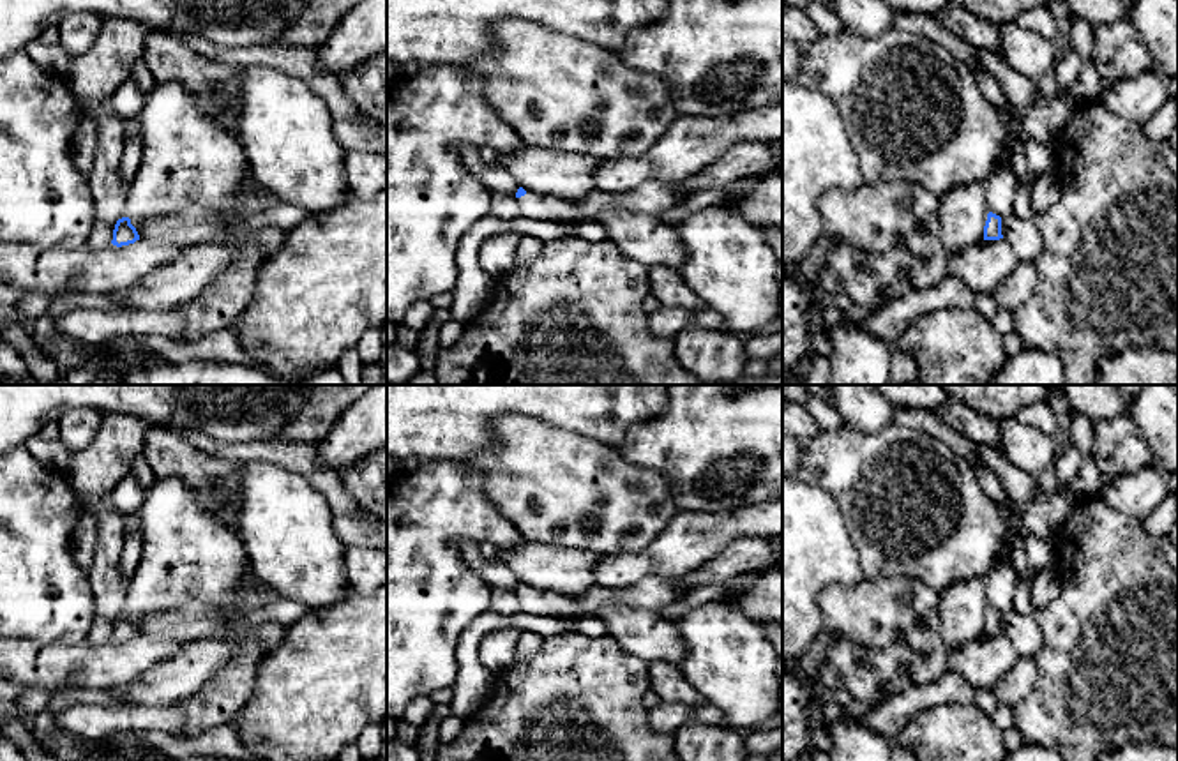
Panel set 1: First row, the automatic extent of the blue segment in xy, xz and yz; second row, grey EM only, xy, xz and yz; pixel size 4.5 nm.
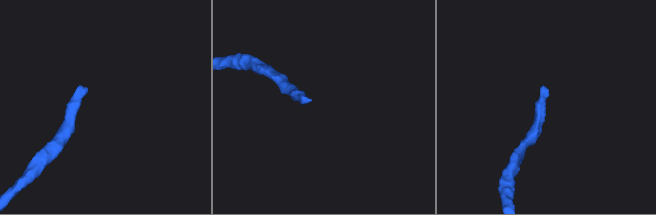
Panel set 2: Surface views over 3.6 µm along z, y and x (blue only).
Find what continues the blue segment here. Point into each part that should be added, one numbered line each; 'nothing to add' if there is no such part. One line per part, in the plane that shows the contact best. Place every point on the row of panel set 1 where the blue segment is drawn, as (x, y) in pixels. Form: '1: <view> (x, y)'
1: yz (1002, 184)

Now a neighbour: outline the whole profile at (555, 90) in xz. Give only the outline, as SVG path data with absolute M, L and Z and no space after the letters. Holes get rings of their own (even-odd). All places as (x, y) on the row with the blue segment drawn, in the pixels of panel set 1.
M525 19L493 25L495 55L461 65L484 79L482 95L525 145L597 159L643 155L678 117L666 85L599 44Z

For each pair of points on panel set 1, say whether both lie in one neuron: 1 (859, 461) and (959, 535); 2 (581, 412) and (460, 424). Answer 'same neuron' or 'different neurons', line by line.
1: same neuron
2: same neuron

